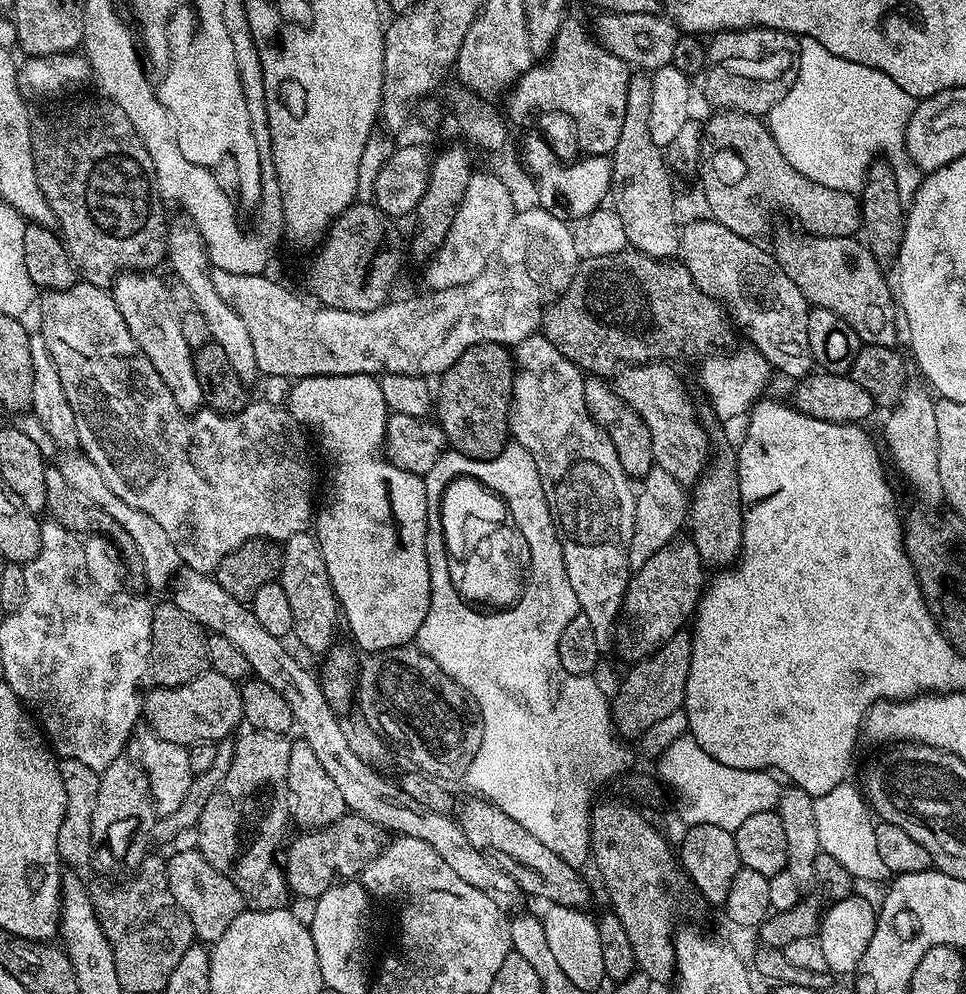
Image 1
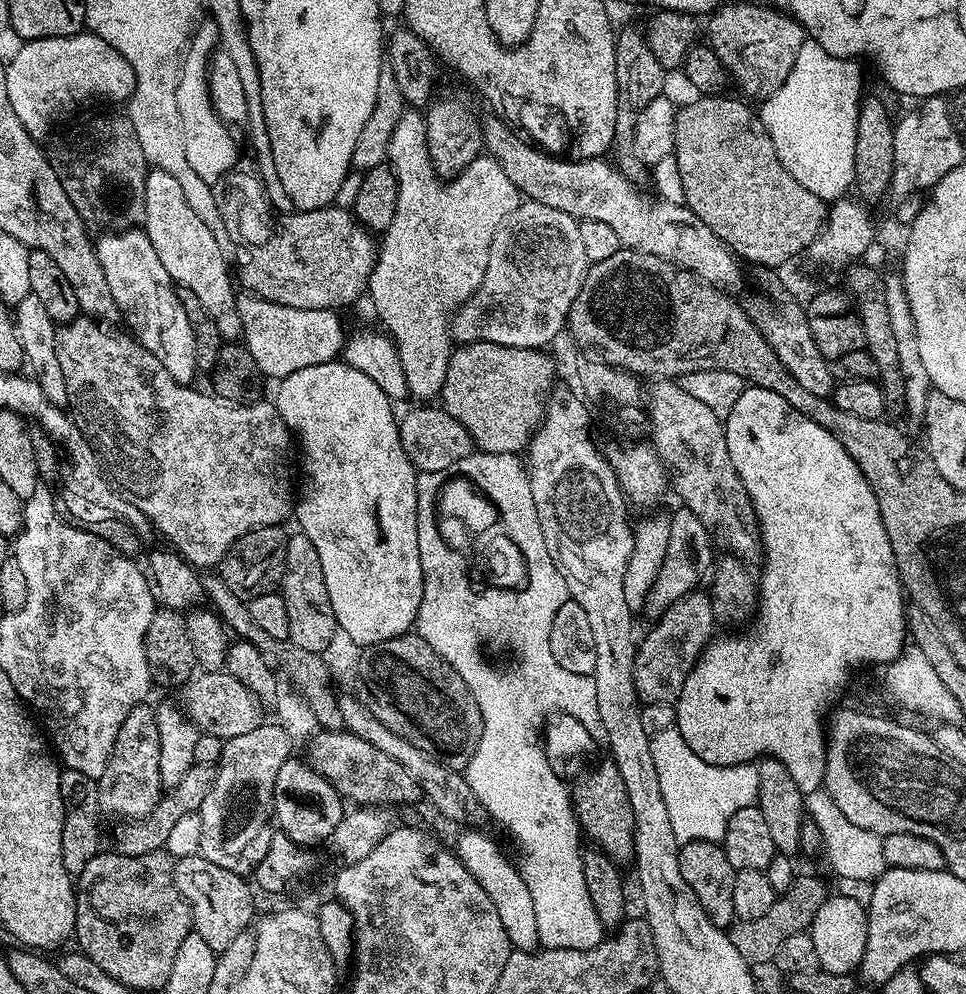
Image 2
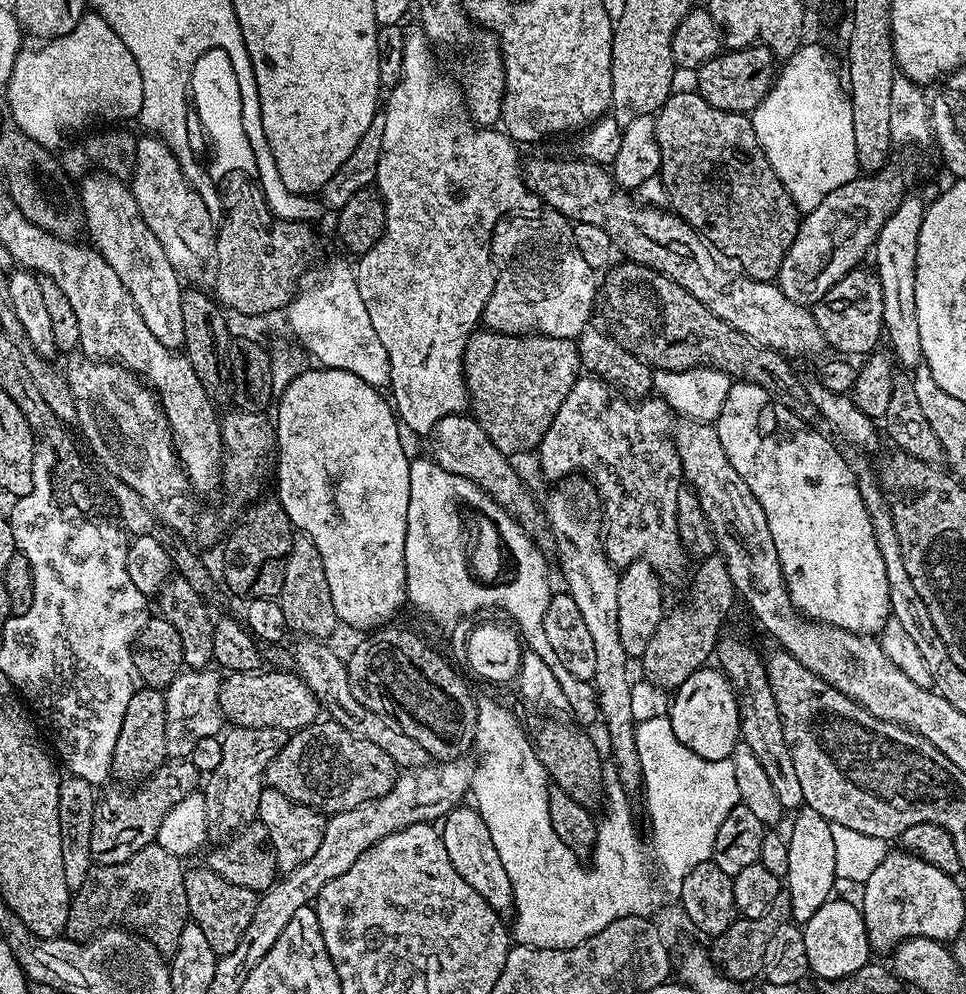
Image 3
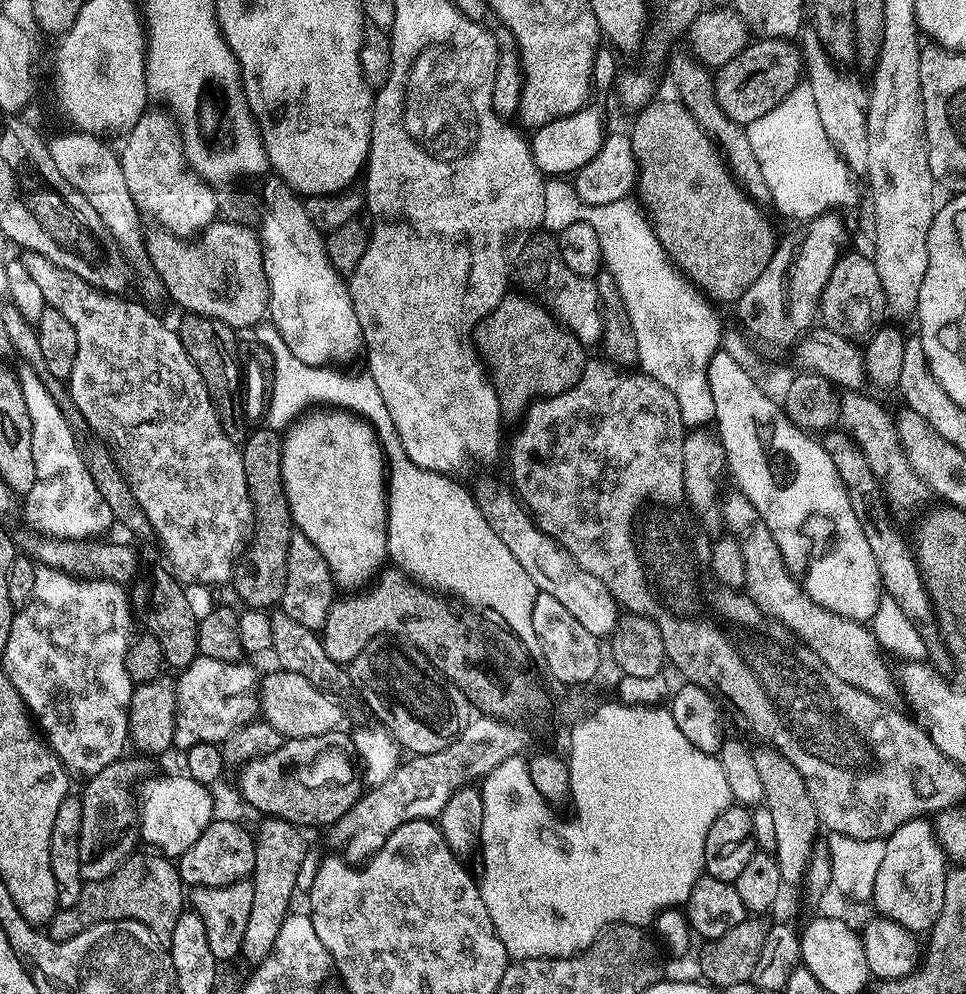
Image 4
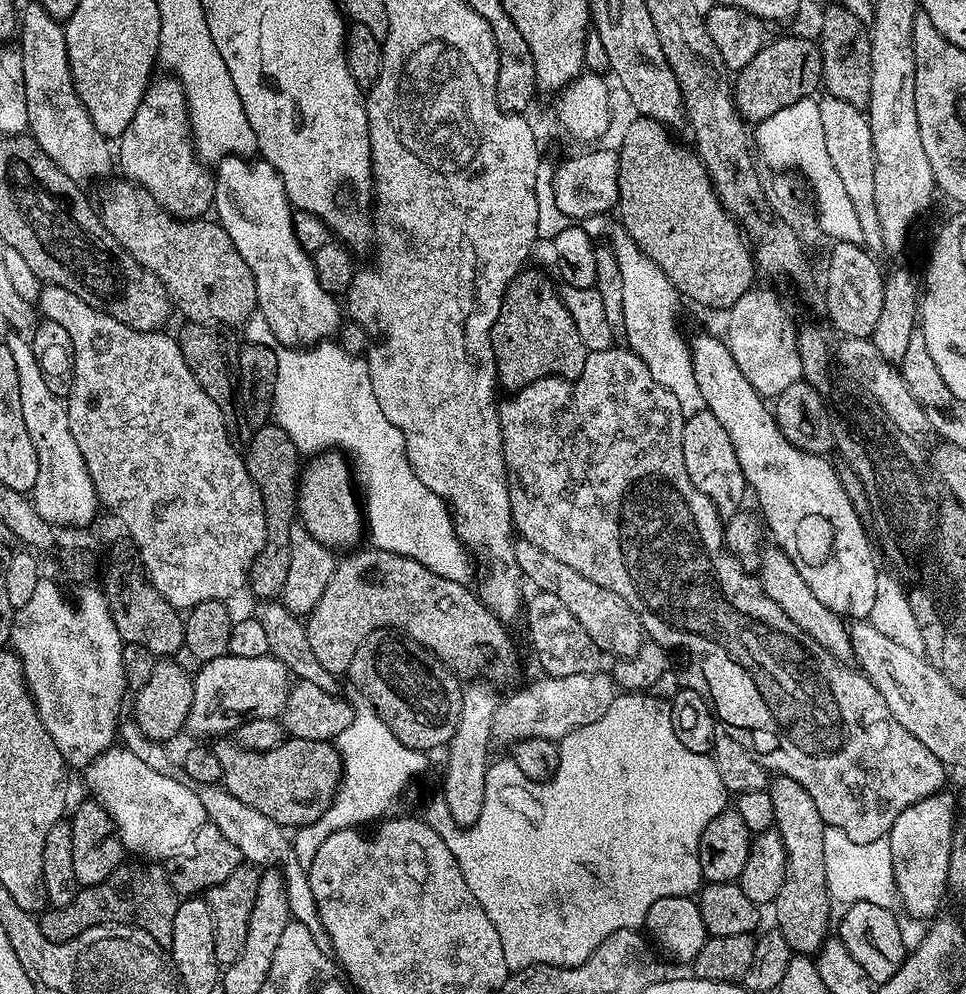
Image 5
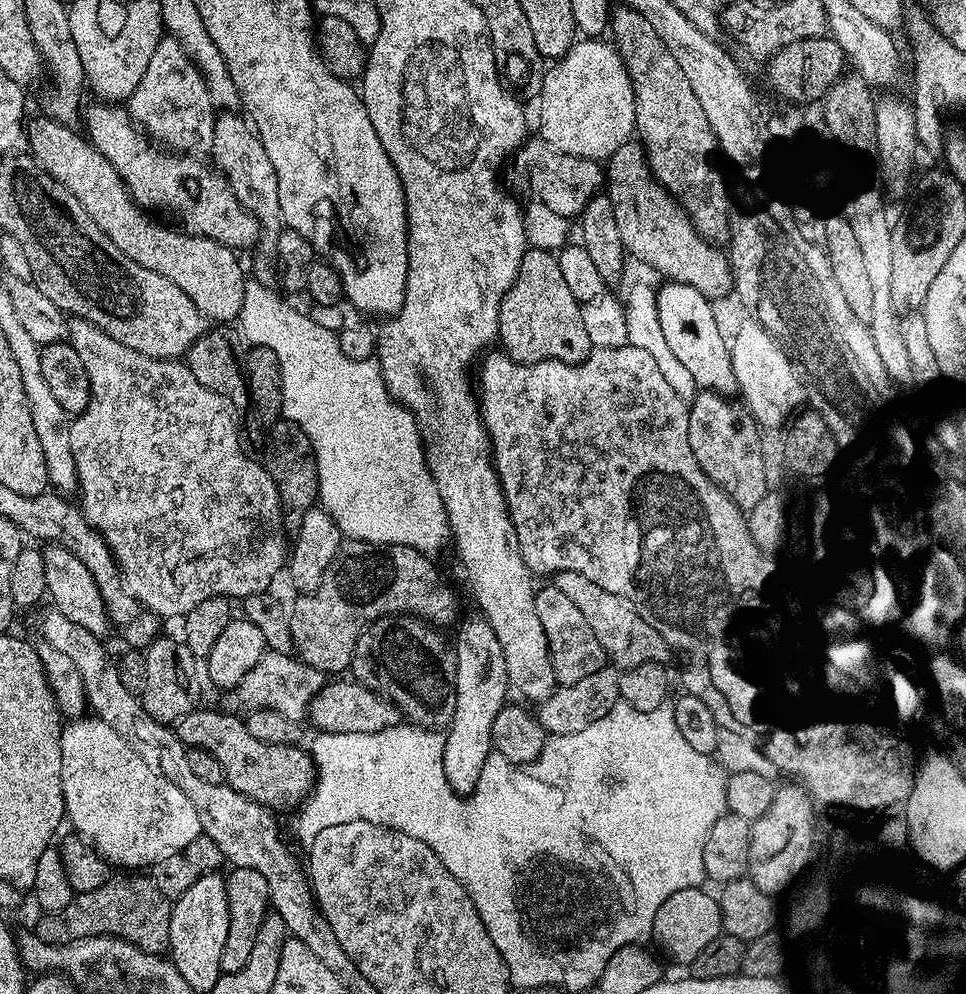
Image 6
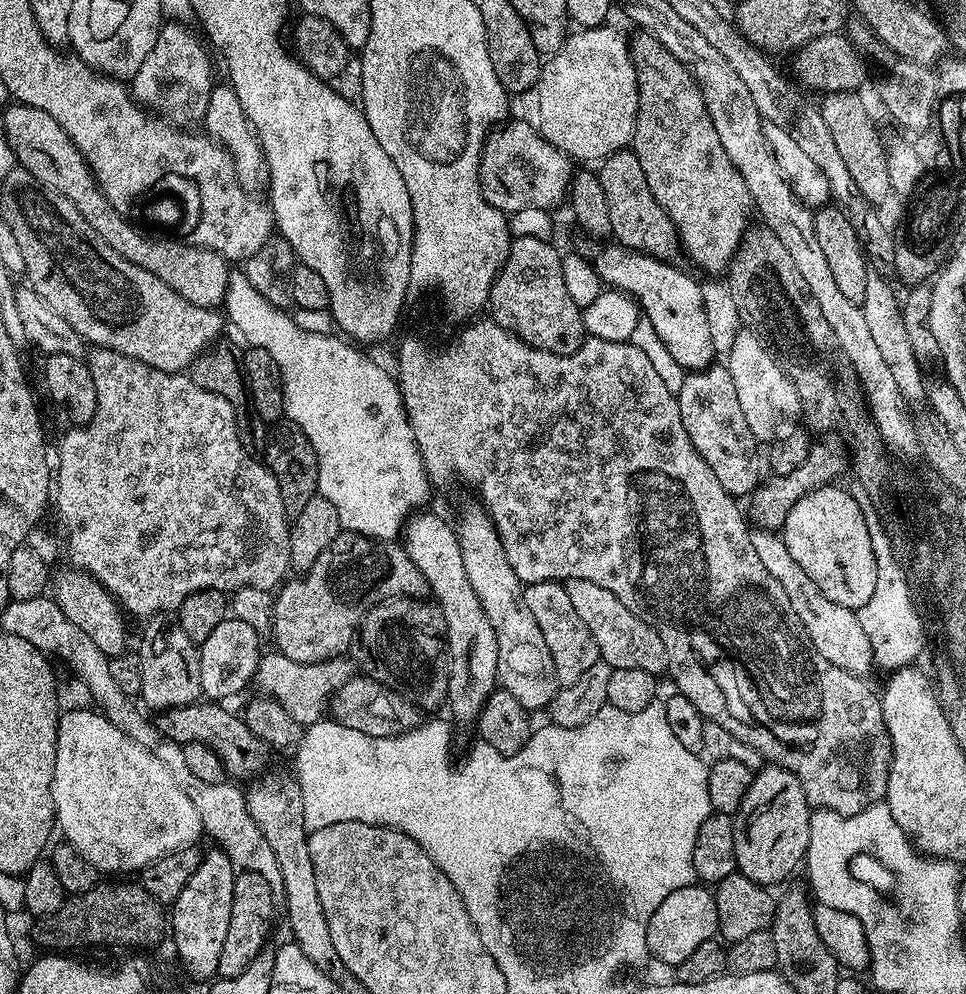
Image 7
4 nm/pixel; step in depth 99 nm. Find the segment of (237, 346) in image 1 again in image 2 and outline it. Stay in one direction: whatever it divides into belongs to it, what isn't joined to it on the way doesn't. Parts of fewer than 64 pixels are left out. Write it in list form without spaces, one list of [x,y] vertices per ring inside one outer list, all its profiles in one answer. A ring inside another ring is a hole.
[[[152,170],[145,176],[142,228],[148,233],[162,266],[166,266],[166,274],[170,274],[172,283],[177,288],[194,290],[194,295],[198,302],[202,302],[206,314],[214,318],[221,341],[239,341],[244,331],[236,305],[238,292],[234,287],[234,276],[230,271],[229,261],[228,264],[224,261],[225,249],[214,242],[210,226],[206,226],[206,222],[202,222],[198,214],[194,214],[194,206],[186,202],[186,194],[182,194],[182,186],[178,186],[178,178],[174,178],[174,174]]]

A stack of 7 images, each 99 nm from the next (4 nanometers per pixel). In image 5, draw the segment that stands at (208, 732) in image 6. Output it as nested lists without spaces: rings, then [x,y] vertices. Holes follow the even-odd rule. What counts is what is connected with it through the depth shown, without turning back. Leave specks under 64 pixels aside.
[[[220,738],[211,745],[212,753],[222,762],[222,787],[238,802],[246,802],[276,824],[295,830],[318,822],[331,806],[340,788],[344,763],[331,740],[293,740],[285,738],[278,746],[265,752],[234,746],[228,738]]]

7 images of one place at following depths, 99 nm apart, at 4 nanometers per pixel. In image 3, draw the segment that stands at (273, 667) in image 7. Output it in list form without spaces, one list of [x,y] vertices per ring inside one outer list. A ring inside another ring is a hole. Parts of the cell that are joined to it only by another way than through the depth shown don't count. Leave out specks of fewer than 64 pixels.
[[[181,670],[174,682],[170,682],[168,687],[163,689],[166,702],[166,750],[171,759],[183,760],[191,757],[194,745],[201,738],[221,735],[226,721],[220,712],[220,682],[221,677],[215,676],[212,670]]]

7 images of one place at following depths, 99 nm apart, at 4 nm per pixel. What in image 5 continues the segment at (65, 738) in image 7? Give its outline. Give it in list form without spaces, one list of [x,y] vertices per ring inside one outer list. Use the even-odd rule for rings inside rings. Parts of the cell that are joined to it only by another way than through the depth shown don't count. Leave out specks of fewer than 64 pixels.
[[[126,747],[109,748],[87,765],[82,775],[88,783],[89,790],[92,791],[89,792],[91,799],[106,809],[108,819],[114,825],[121,844],[131,855],[132,852],[136,855],[133,857],[143,858],[148,862],[168,860],[174,854],[178,854],[178,850],[182,850],[182,846],[186,846],[186,842],[190,842],[190,838],[194,838],[196,831],[206,822],[204,807],[193,787],[190,787],[183,779],[175,780],[168,772],[159,772],[146,766],[146,762],[134,758],[134,754],[130,754],[130,750]]]

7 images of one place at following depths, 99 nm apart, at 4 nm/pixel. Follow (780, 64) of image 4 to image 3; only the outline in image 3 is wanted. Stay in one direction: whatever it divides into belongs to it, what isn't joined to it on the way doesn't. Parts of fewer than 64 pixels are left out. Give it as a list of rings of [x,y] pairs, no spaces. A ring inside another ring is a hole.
[[[733,48],[721,51],[719,56],[695,69],[694,88],[710,106],[718,106],[718,110],[752,114],[775,85],[777,75],[778,60],[769,48]]]

